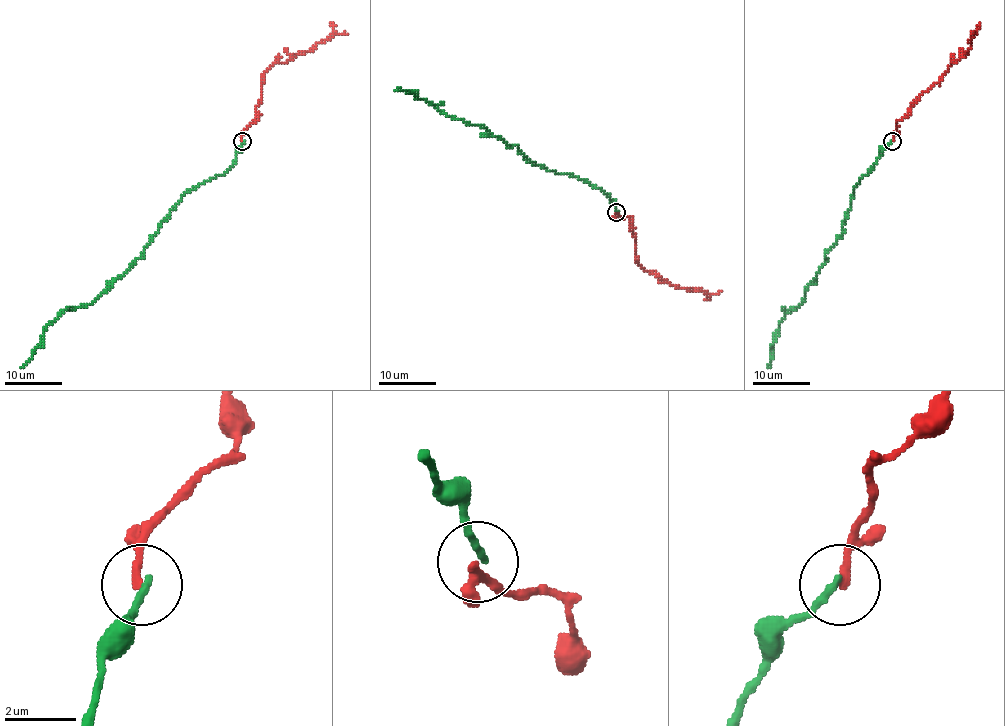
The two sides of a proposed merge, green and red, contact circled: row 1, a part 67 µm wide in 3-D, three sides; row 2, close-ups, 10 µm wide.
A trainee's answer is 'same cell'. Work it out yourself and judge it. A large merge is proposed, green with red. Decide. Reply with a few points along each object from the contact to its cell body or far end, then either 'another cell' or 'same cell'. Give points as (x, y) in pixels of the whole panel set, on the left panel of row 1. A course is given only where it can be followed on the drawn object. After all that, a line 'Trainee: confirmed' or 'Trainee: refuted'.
course green (242, 141), (235, 161), (186, 193), (134, 263), (88, 305), (67, 308), (51, 322), (21, 366); course red (242, 141), (243, 132), (256, 120), (262, 76), (271, 66), (311, 51), (334, 35), (347, 33); same cell
Trainee: confirmed

